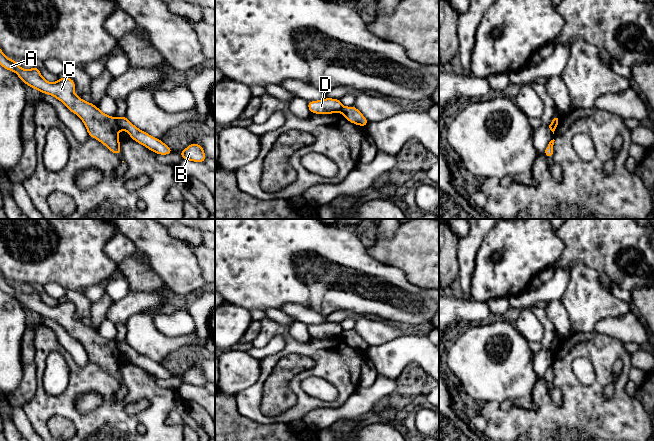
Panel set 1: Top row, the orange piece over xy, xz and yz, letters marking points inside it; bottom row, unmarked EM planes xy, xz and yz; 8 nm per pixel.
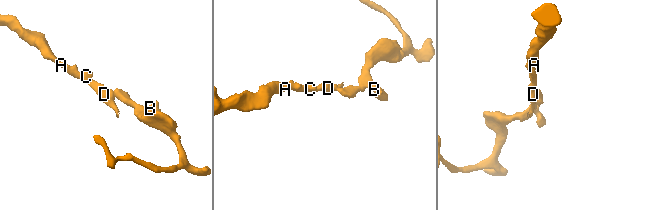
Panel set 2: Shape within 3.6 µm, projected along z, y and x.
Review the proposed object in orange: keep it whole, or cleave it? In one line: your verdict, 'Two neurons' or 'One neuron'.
Two neurons

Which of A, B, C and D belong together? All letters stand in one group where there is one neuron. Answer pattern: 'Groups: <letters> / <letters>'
Groups: A C D / B

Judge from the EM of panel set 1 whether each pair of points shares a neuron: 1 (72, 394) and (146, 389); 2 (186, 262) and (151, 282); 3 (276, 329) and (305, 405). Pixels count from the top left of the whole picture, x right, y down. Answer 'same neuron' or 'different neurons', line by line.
1: same neuron
2: different neurons
3: same neuron

